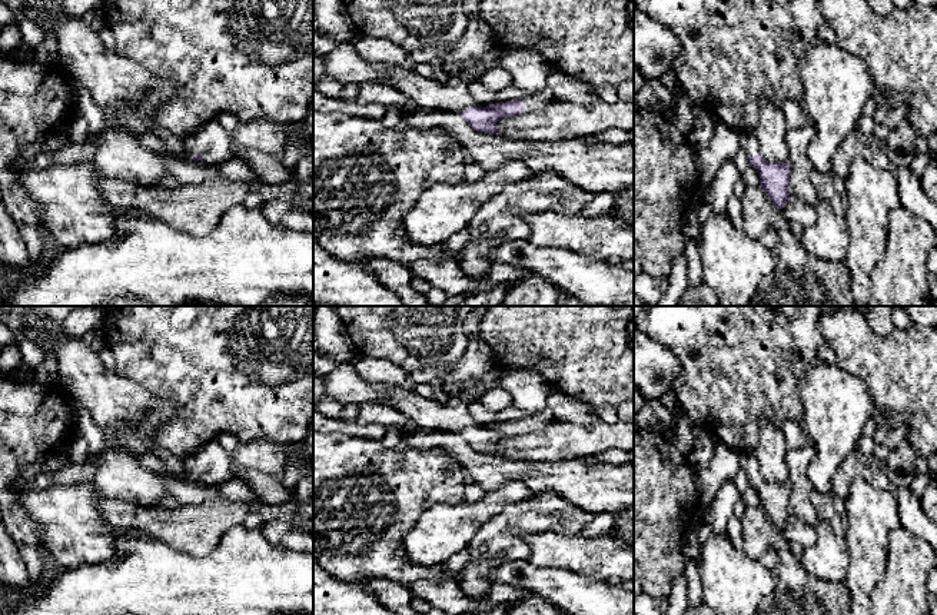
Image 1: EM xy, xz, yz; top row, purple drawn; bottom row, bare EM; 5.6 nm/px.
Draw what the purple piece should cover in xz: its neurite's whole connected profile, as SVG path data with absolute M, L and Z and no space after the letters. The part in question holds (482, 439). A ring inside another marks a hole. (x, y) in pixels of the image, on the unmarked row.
M389 385L386 405L402 412L418 426L428 430L459 433L462 439L476 452L499 455L496 443L502 438L524 433L524 422L512 420L484 426L469 412L469 403L451 398L446 403L422 398L413 390L399 385Z

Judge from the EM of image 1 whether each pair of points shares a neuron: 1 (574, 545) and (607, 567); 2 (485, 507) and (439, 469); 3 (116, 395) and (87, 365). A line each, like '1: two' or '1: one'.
1: one
2: two
3: one

